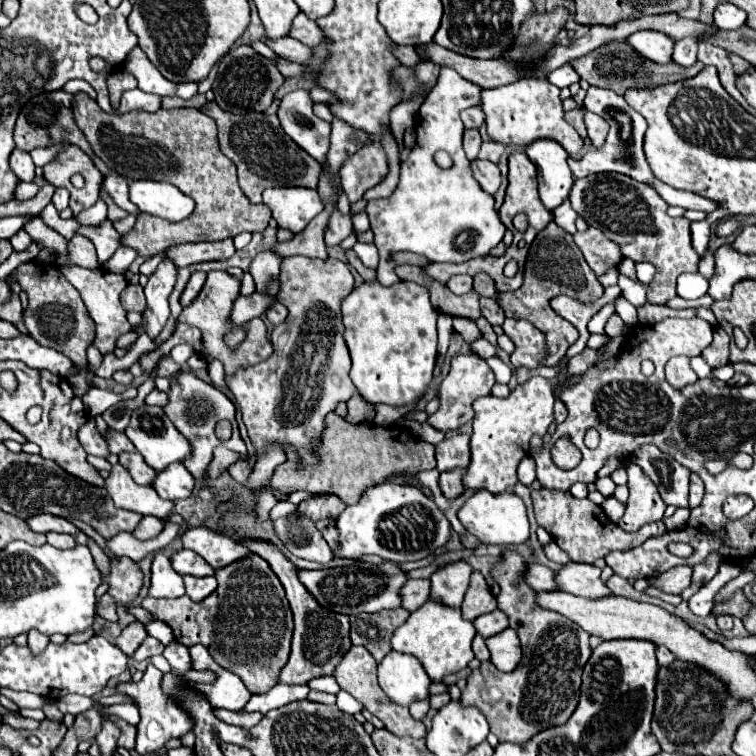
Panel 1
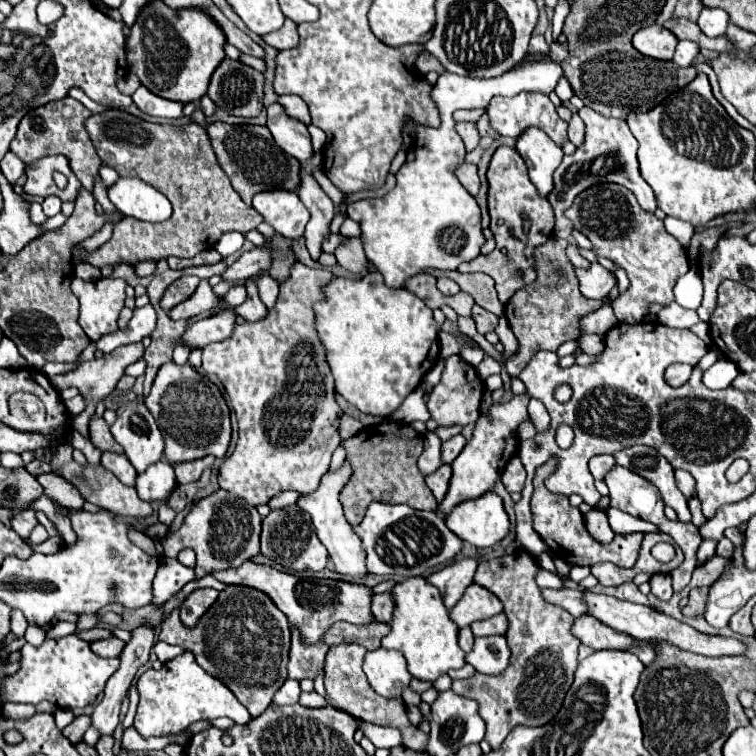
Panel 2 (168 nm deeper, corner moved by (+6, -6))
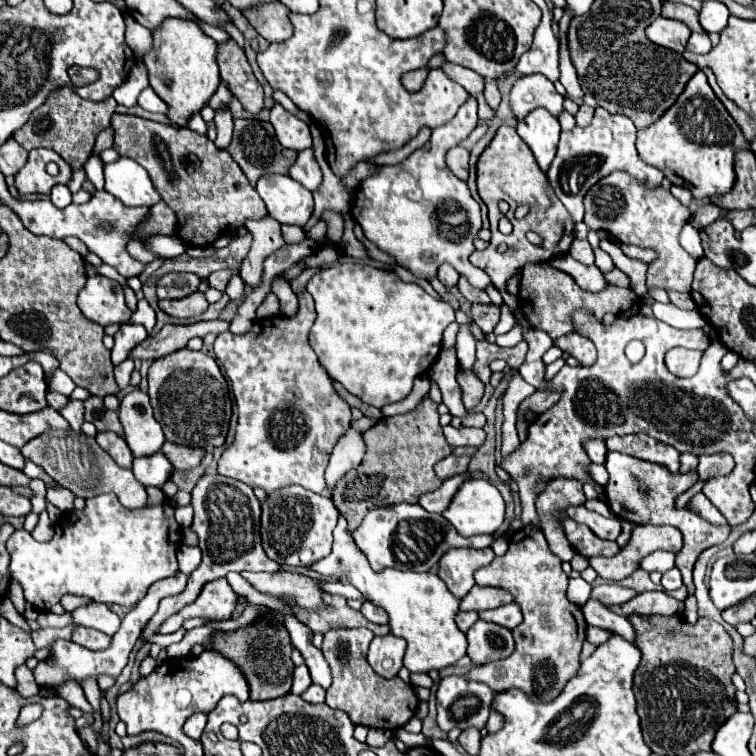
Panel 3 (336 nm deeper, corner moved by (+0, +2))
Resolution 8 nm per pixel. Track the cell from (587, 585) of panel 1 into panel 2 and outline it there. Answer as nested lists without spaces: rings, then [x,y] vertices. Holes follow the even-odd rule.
[[[583,589],[583,601],[589,609],[589,615],[601,619],[605,625],[623,631],[627,635],[633,635],[637,639],[653,639],[653,641],[667,641],[679,649],[685,651],[693,651],[693,653],[701,653],[705,657],[729,657],[729,655],[745,655],[747,653],[747,645],[743,641],[737,639],[727,639],[727,637],[713,637],[713,635],[705,635],[695,631],[693,627],[661,613],[655,611],[647,605],[635,605],[631,601],[621,601],[617,597],[611,595],[601,595],[601,593],[593,593],[589,589]]]

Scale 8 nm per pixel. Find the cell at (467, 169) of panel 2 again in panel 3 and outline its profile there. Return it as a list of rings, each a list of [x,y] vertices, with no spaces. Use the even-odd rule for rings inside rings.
[[[455,145],[447,151],[445,155],[445,161],[447,161],[447,167],[461,179],[461,181],[467,181],[467,175],[469,175],[469,151]]]

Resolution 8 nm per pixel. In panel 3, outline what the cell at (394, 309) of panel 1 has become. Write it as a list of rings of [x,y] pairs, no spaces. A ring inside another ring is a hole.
[[[337,263],[321,269],[309,279],[307,291],[315,299],[317,309],[309,343],[319,357],[319,365],[333,381],[339,381],[349,393],[373,407],[397,403],[409,395],[415,377],[423,375],[435,363],[445,327],[455,321],[455,309],[447,301],[431,297],[417,283],[401,281],[393,271],[371,265]]]

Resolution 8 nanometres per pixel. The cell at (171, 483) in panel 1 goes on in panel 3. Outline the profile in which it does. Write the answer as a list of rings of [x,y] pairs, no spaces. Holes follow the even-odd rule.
[[[157,451],[157,455],[135,457],[131,471],[133,471],[135,479],[141,485],[145,485],[145,487],[149,487],[149,485],[161,487],[171,477],[173,467],[171,467],[169,459],[161,451]]]

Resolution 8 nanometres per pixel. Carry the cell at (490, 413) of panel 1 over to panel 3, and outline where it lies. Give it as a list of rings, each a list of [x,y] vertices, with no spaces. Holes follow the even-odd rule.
[[[457,475],[457,477],[451,477],[447,479],[439,489],[435,489],[433,493],[423,493],[419,497],[419,505],[425,509],[425,511],[431,511],[431,513],[443,513],[443,509],[447,509],[447,505],[451,503],[455,491],[459,489],[459,485],[467,479],[469,475]]]

